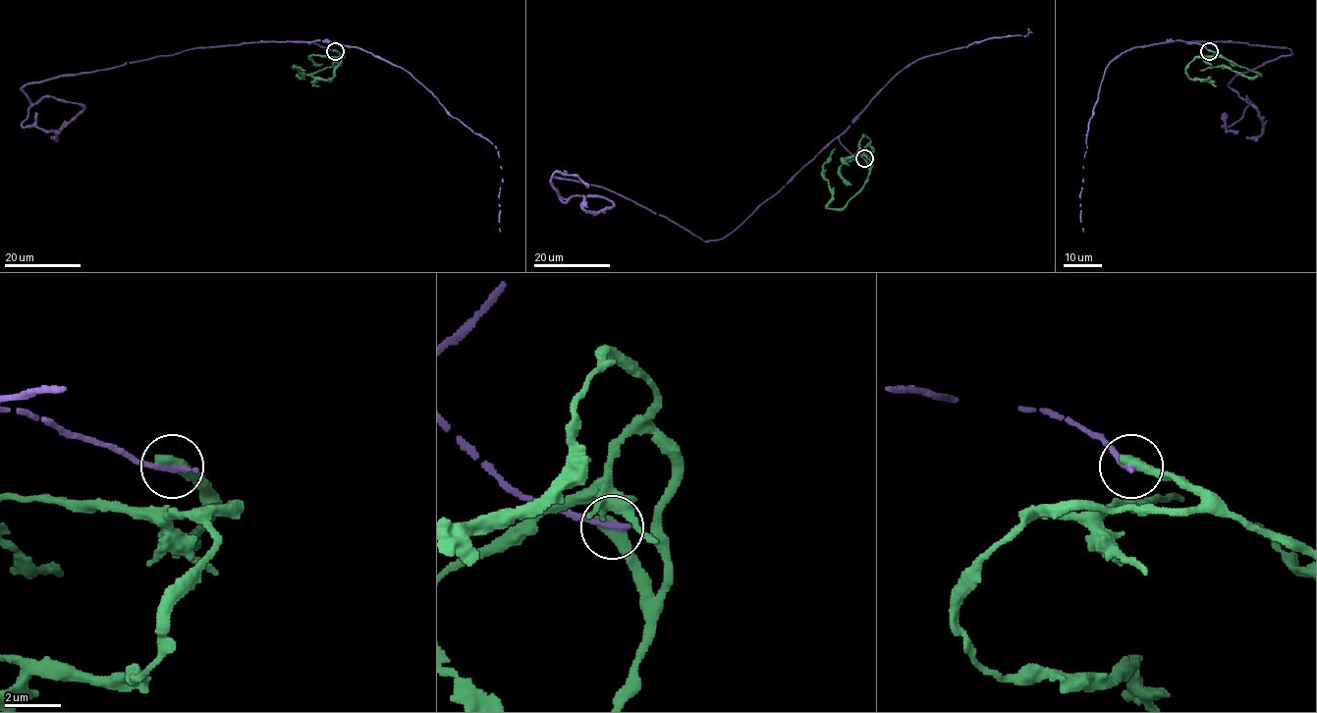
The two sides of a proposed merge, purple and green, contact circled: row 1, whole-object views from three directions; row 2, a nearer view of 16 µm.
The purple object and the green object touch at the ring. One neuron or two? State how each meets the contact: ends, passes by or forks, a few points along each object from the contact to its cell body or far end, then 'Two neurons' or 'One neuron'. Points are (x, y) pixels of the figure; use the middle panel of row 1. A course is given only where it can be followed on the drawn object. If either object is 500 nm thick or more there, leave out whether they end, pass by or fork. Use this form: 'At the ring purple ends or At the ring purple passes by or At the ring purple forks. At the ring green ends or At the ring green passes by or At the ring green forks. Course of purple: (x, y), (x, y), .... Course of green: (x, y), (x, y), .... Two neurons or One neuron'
Course of purple: (864, 159), (835, 137), (714, 240), (603, 188), (551, 180), (562, 199), (611, 206), (586, 212), (583, 194). Course of green: (864, 159), (869, 175), (861, 190), (841, 208), (828, 208), (832, 192), (824, 177), (823, 164), (835, 149). Two neurons

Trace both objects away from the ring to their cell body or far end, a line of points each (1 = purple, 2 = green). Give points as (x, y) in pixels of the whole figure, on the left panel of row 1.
1: (335, 50), (305, 42), (192, 48), (26, 83), (22, 90), (32, 103), (54, 96), (82, 108), (54, 137)
2: (335, 50), (340, 58), (332, 66), (311, 75), (299, 75), (302, 77), (294, 67), (305, 70)

